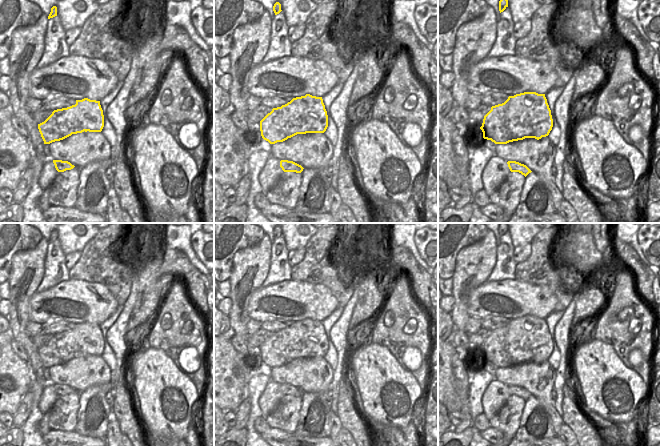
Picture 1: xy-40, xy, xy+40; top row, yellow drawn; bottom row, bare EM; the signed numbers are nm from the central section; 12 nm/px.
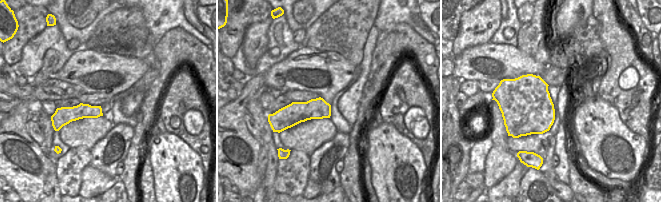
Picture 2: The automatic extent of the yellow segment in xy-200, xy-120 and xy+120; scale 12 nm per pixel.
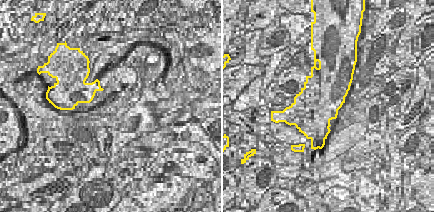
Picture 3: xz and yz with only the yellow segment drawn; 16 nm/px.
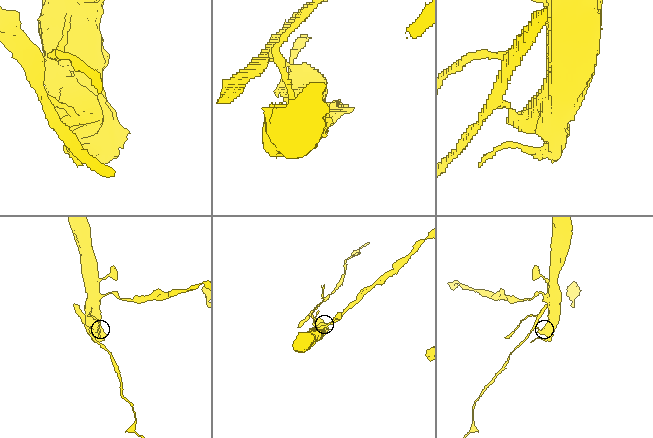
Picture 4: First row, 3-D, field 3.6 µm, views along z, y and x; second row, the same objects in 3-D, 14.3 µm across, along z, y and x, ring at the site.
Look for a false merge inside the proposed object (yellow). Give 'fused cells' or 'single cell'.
fused cells

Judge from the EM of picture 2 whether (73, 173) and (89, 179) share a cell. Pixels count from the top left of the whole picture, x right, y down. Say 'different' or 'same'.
different

